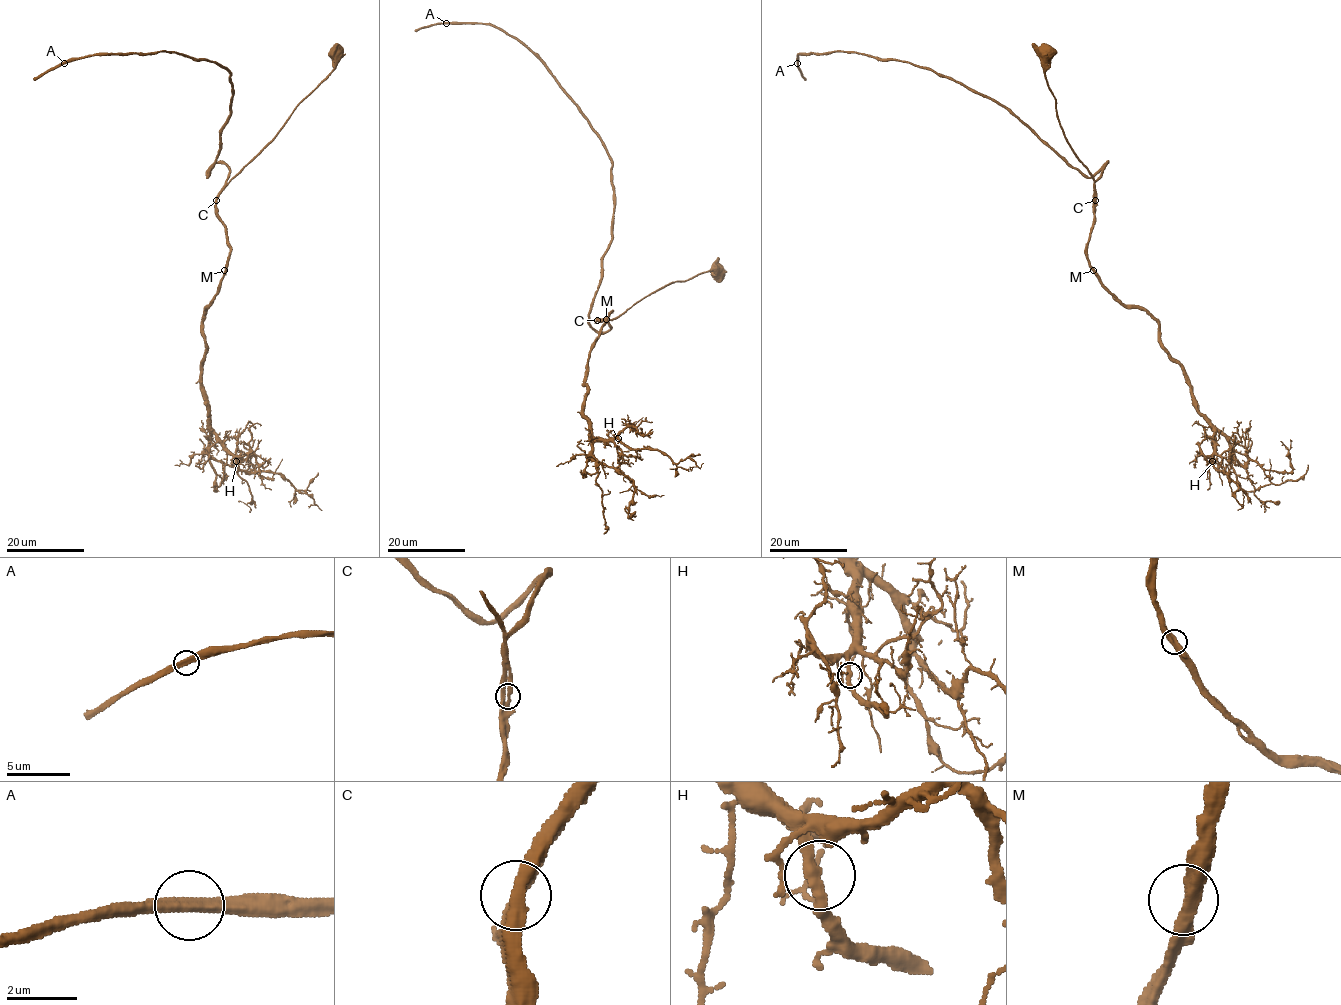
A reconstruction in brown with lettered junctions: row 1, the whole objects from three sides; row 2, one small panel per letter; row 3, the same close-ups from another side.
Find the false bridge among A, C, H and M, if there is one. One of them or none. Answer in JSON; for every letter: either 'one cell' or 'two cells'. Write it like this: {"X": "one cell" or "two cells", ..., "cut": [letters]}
{"A": "one cell", "C": "one cell", "H": "one cell", "M": "one cell", "cut": []}

